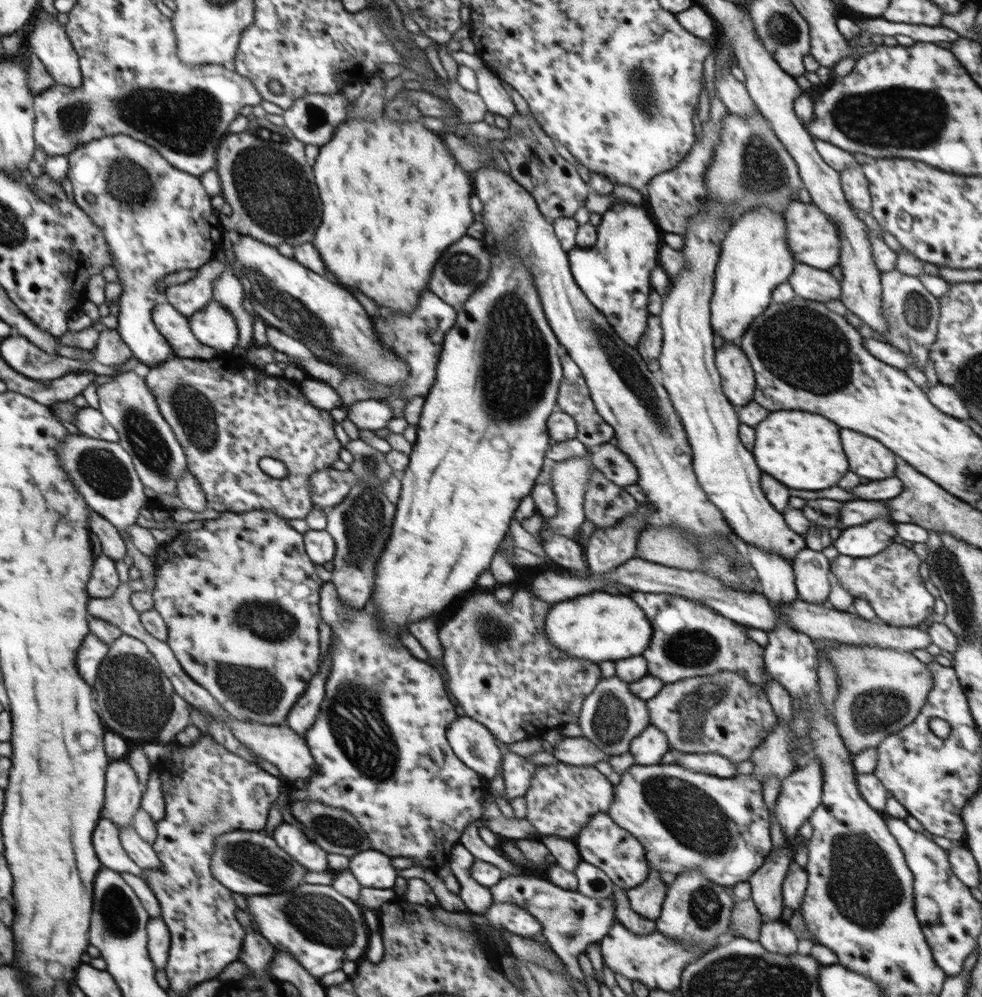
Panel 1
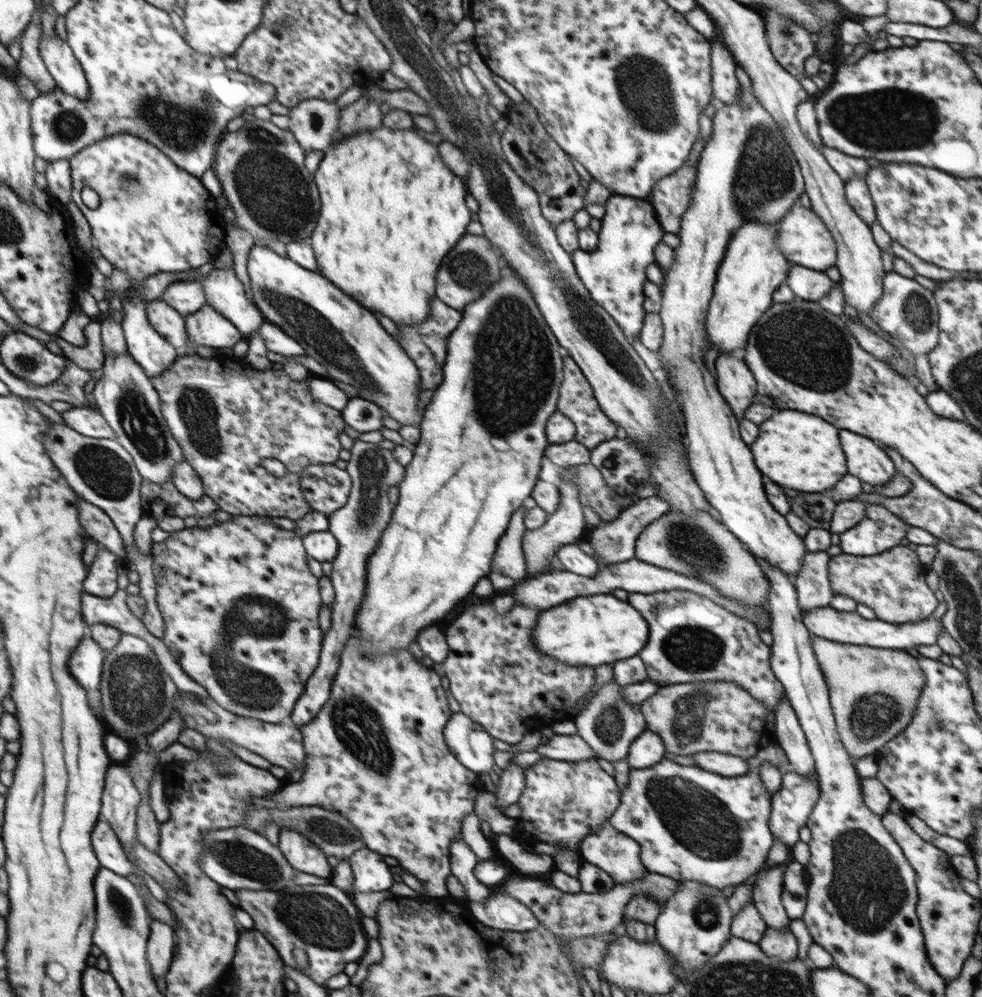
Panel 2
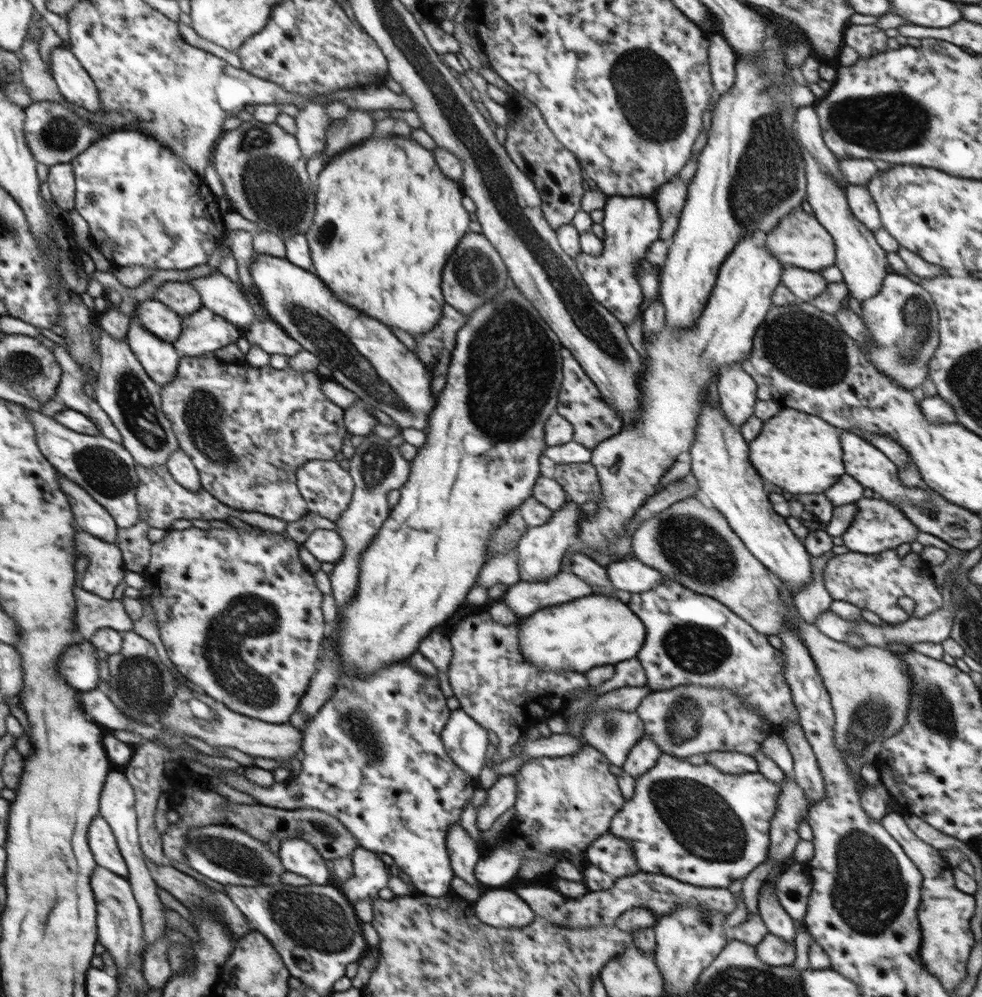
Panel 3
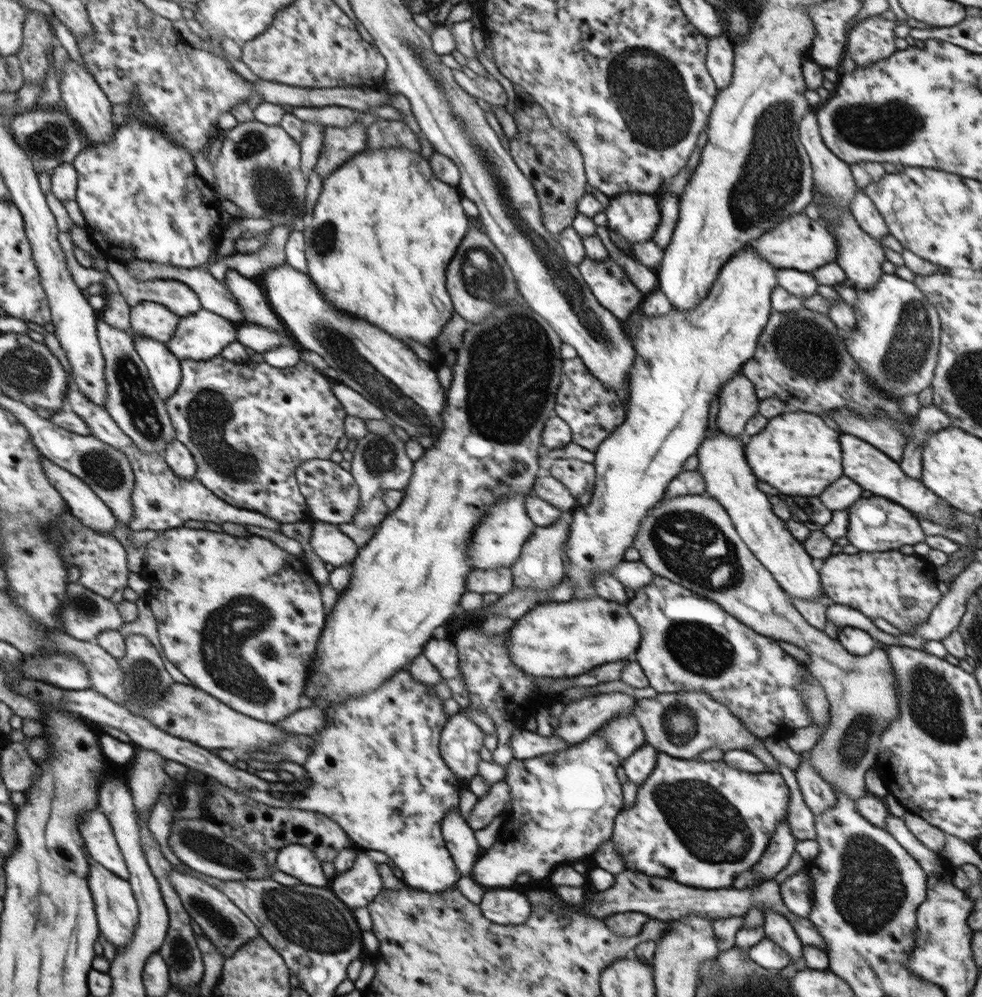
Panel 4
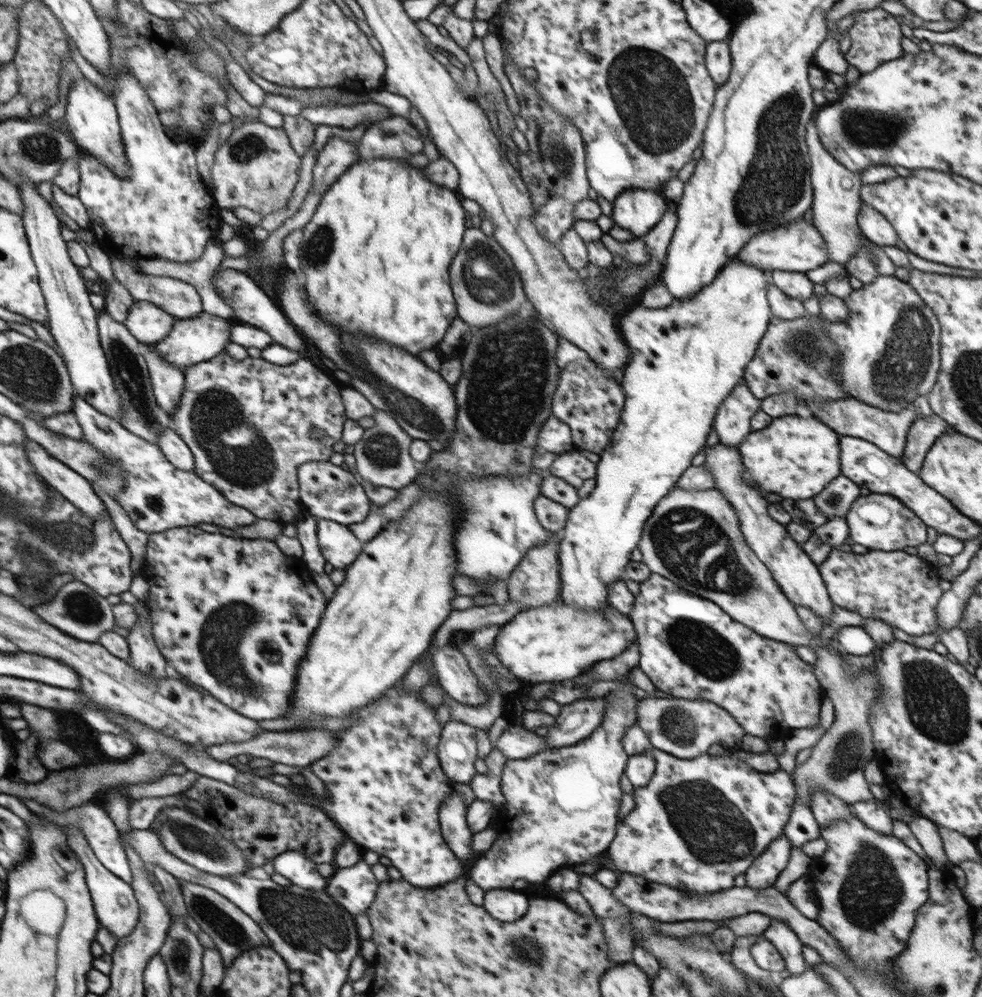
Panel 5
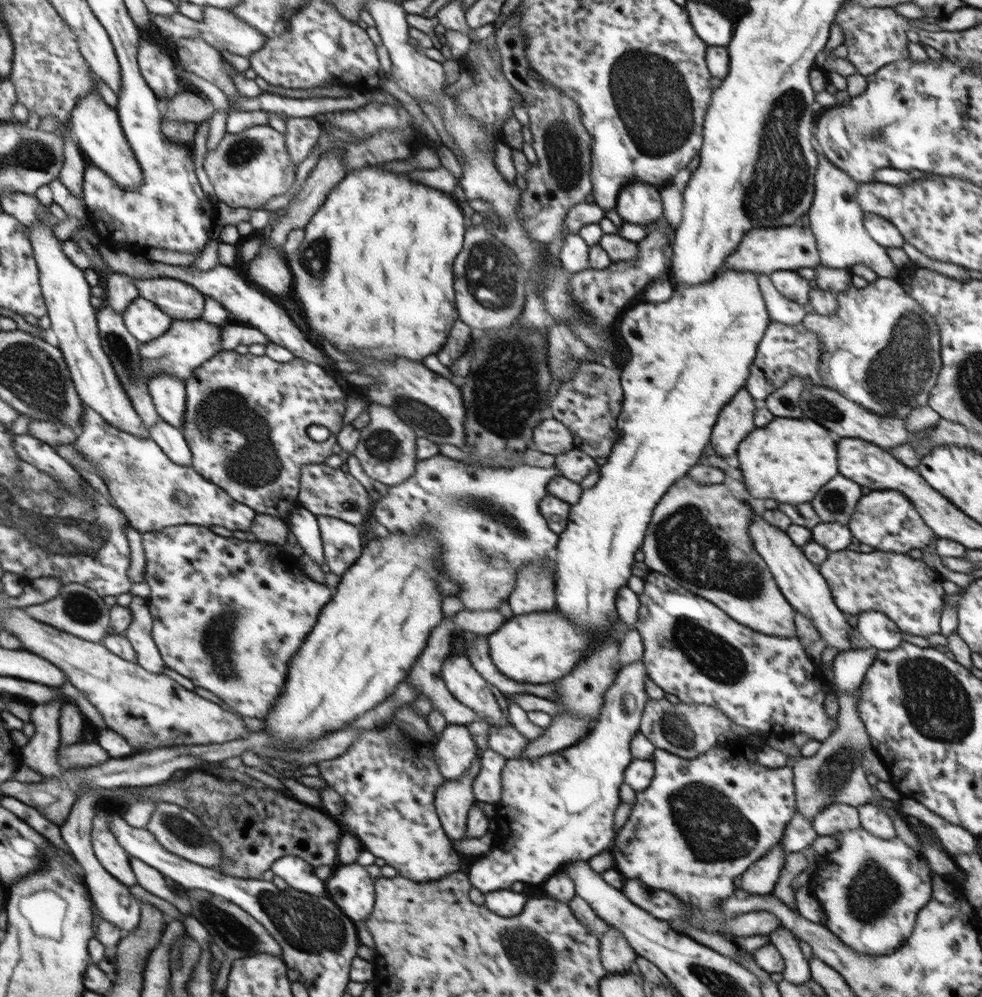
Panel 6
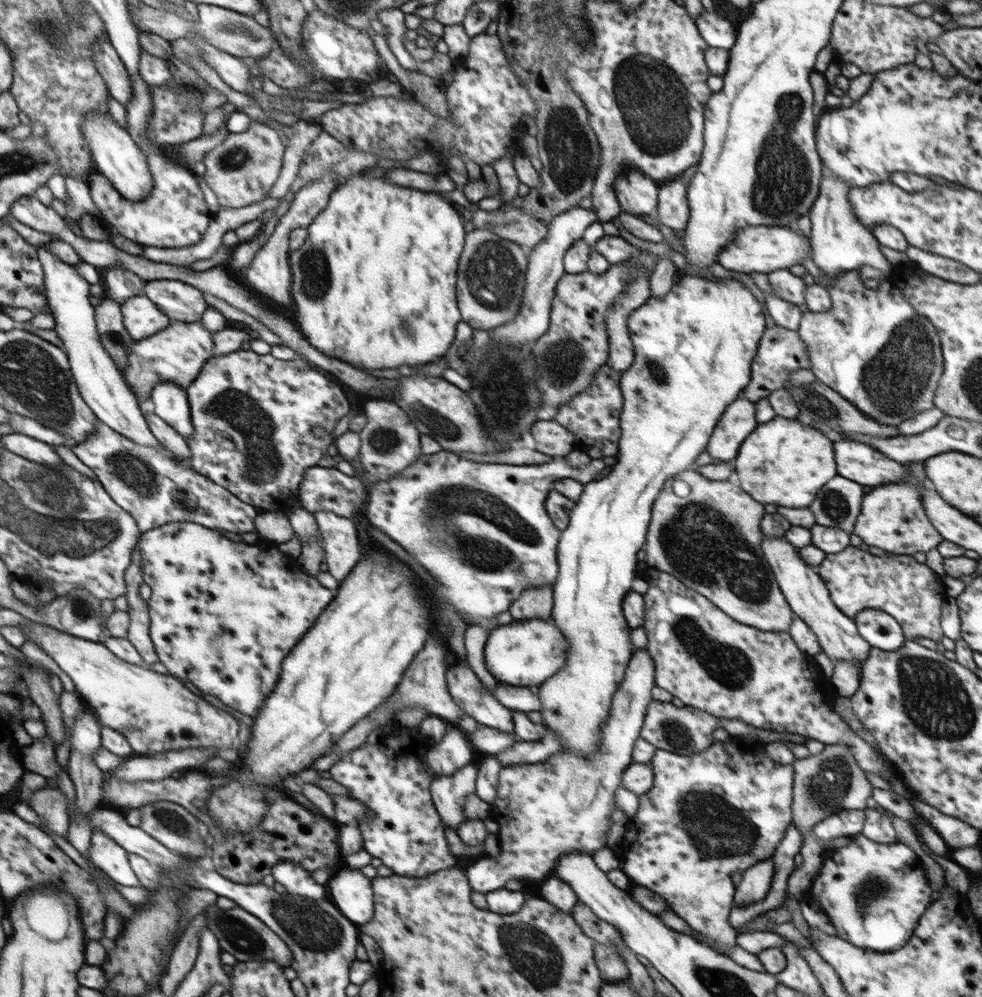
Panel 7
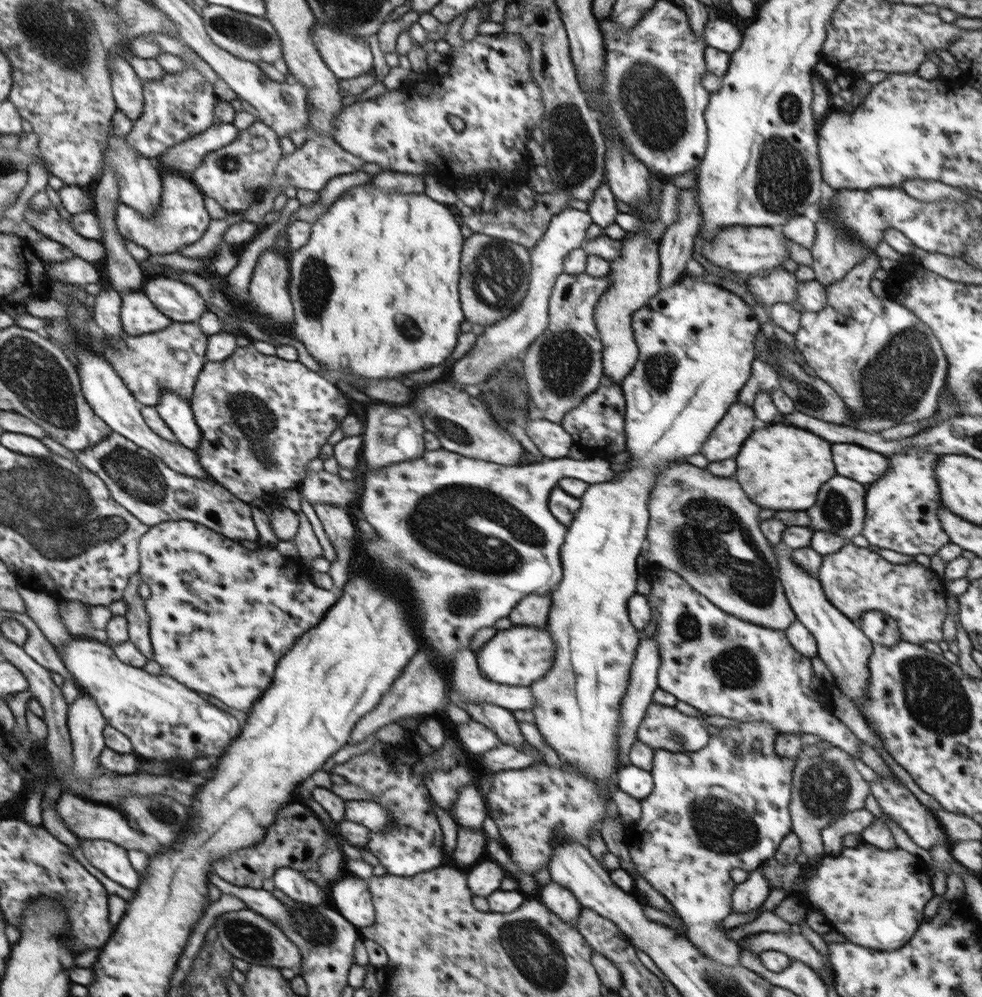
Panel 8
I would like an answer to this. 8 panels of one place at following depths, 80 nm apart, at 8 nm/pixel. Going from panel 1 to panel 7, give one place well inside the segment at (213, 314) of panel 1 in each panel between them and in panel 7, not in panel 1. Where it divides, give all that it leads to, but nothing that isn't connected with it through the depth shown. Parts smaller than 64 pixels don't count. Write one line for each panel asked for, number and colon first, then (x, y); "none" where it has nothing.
2: (206, 327)
3: (203, 332)
4: (202, 335)
5: (191, 341)
6: (187, 344)
7: (176, 354)

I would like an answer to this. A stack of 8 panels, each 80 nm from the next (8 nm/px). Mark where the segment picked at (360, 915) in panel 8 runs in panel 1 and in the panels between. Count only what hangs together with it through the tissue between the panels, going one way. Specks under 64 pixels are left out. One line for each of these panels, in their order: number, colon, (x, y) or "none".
1: (373, 869)
2: (371, 874)
3: (370, 876)
4: (357, 887)
5: (354, 888)
6: (351, 887)
7: (352, 893)

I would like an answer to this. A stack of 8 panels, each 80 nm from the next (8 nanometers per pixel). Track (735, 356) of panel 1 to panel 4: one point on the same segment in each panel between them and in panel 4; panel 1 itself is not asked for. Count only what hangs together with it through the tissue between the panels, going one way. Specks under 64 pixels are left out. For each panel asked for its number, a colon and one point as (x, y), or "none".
2: (736, 383)
3: (737, 390)
4: (738, 402)

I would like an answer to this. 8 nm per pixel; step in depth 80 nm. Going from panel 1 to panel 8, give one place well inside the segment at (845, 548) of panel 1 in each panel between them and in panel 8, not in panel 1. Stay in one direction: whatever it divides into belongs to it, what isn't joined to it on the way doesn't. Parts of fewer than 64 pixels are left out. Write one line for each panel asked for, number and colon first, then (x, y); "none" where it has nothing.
2: (879, 530)
3: (878, 526)
4: (897, 527)
5: (880, 522)
6: (885, 520)
7: (892, 518)
8: (901, 506)

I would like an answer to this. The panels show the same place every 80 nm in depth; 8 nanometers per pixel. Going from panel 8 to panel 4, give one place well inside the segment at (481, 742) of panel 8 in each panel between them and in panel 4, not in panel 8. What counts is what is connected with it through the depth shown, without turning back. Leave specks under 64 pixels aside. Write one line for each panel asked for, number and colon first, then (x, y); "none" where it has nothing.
4: (525, 744)
5: (516, 742)
6: (506, 741)
7: (486, 740)

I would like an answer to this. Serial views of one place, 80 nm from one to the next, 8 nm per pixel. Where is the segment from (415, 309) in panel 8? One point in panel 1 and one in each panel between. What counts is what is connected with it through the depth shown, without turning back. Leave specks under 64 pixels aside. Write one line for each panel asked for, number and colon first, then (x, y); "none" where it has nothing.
1: (380, 235)
2: (393, 272)
3: (419, 223)
4: (377, 245)
5: (375, 255)
6: (373, 275)
7: (376, 278)

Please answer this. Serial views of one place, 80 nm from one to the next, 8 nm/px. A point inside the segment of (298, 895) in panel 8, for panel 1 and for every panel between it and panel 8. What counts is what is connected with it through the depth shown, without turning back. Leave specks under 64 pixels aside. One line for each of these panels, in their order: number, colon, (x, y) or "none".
1: (289, 836)
2: (304, 856)
3: (298, 856)
4: (298, 860)
5: (299, 869)
6: (300, 875)
7: (294, 877)

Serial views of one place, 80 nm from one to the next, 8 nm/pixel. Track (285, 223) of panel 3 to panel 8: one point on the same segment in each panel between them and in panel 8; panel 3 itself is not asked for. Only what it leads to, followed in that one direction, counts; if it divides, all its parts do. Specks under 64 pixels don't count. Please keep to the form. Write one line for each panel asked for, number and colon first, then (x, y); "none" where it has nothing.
4: (258, 169)
5: (256, 167)
6: (247, 169)
7: (242, 170)
8: (234, 175)

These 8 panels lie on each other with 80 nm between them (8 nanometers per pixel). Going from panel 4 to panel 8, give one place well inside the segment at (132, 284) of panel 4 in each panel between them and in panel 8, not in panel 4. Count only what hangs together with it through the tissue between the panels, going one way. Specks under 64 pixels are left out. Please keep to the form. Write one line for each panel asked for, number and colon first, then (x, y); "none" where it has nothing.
5: (181, 300)
6: (177, 299)
7: (179, 301)
8: (180, 302)

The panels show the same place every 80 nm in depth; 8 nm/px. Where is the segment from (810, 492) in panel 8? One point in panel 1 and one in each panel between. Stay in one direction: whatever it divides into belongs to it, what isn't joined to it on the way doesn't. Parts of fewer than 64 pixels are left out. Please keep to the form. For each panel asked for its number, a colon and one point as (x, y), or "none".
1: (802, 450)
2: (797, 450)
3: (801, 453)
4: (797, 453)
5: (795, 457)
6: (790, 460)
7: (784, 462)

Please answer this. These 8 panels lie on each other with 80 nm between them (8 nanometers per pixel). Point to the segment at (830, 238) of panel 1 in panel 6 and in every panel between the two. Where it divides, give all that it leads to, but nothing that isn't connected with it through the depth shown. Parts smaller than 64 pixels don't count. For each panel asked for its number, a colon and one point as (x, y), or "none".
2: (802, 237)
3: (799, 240)
4: (800, 243)
5: (797, 246)
6: (762, 250)

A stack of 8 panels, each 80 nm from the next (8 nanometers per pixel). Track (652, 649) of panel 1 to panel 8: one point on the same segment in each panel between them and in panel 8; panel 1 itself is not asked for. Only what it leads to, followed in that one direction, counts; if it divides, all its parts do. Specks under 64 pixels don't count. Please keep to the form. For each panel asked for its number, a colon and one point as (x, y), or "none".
2: (691, 638)
3: (693, 639)
4: (688, 644)
5: (690, 648)
6: (768, 684)
7: (709, 661)
8: (721, 665)

